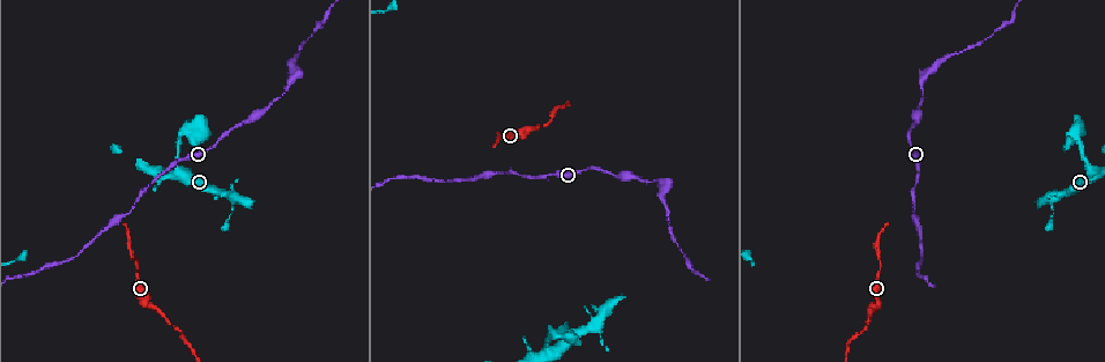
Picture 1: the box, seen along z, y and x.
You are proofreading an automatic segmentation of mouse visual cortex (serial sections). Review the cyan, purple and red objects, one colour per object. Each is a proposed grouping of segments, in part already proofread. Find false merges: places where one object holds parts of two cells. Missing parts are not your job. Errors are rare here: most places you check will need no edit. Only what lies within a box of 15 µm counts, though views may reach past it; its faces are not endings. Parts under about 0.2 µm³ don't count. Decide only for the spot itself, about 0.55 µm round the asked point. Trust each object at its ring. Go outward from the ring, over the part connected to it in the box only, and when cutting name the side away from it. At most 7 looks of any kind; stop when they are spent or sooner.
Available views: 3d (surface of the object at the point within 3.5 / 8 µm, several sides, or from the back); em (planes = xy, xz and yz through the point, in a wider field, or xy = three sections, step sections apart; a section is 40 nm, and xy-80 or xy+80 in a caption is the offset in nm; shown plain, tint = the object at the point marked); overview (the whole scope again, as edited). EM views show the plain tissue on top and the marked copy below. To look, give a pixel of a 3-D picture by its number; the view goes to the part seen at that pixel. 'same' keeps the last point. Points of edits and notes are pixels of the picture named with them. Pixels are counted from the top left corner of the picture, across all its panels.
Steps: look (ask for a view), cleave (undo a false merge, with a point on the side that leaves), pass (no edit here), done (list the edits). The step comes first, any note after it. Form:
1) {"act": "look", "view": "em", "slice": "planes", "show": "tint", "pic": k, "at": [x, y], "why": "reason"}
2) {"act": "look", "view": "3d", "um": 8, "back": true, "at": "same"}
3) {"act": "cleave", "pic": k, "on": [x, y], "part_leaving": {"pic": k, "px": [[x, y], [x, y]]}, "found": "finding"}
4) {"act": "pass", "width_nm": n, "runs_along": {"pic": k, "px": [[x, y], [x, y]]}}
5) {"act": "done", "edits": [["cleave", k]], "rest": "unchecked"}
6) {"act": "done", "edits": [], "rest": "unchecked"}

{"act": "look", "view": "3d", "um": 3.5, "pic": 1, "at": [296, 59], "why": "thick turns thin"}

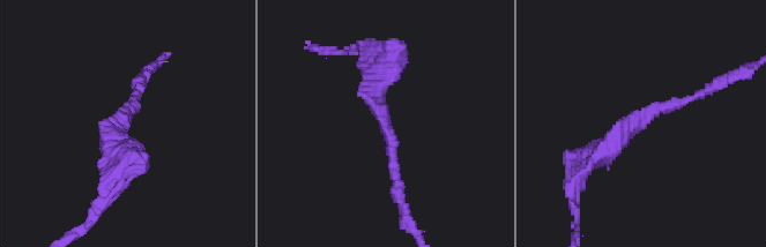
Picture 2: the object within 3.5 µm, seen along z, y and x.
{"act": "look", "view": "em", "slice": "xy", "step": 1, "show": "tint", "pic": 2, "at": [650, 115], "arm_widths_nm": [150, 300], "why": "need the tissue"}

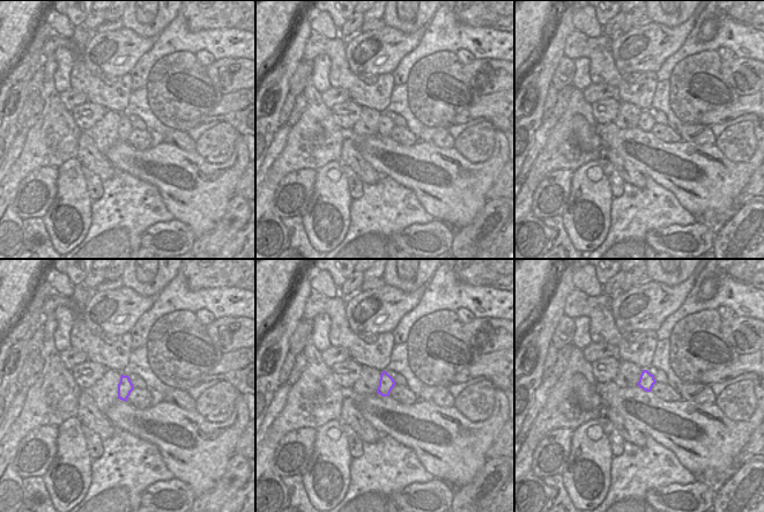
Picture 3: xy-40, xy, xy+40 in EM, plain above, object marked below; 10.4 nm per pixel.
{"act": "pass", "runs_along": {"pic": 2, "px": [[593, 156], [661, 106], [714, 84]]}, "found": "continuous, no second cell"}

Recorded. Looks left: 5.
{"act": "look", "view": "3d", "um": 3.5, "pic": 1, "at": [314, 33], "why": "narrows sharply"}

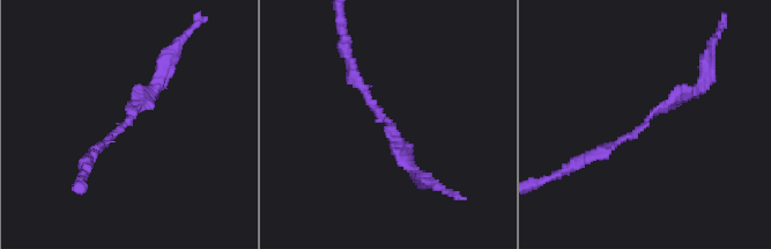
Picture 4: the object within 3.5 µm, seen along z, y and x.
{"act": "look", "view": "em", "slice": "xy", "step": 2, "show": "tint", "pic": 4, "at": [649, 121], "arm_widths_nm": [150, 150], "why": "need the tissue"}

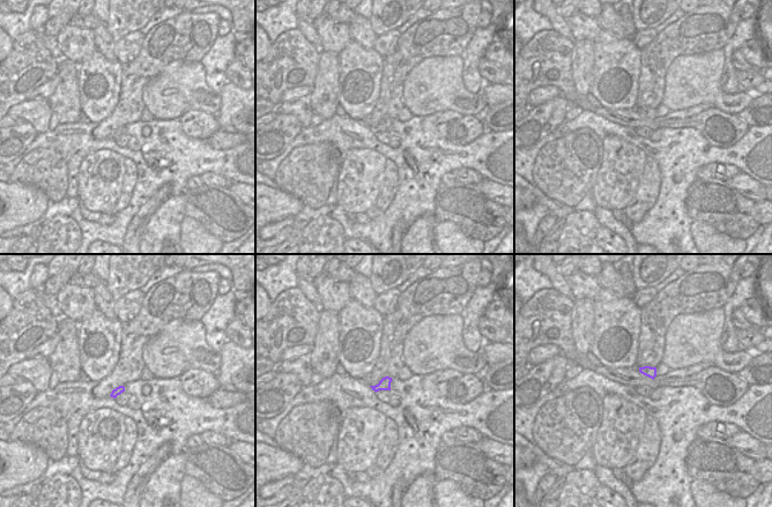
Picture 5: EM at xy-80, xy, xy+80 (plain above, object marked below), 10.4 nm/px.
{"act": "pass", "runs_along": {"pic": 4, "px": [[595, 154], [704, 80]]}, "found": "one cell here"}

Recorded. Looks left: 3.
{"act": "look", "view": "3d", "um": 3.5, "pic": 1, "at": [548, 351], "why": "side arm on a straight run"}

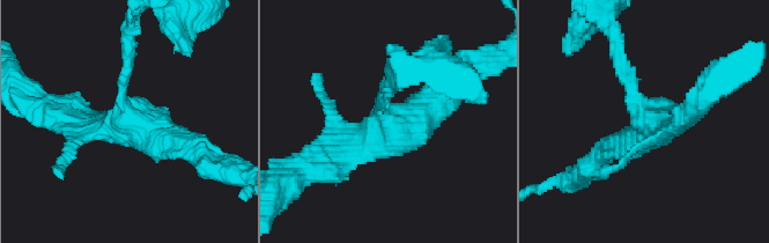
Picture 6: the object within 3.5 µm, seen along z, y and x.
{"act": "look", "view": "em", "slice": "xy", "step": 3, "show": "tint", "pic": 6, "at": [648, 118], "arms": 3, "arm_widths_nm": [200, 250, 350]}

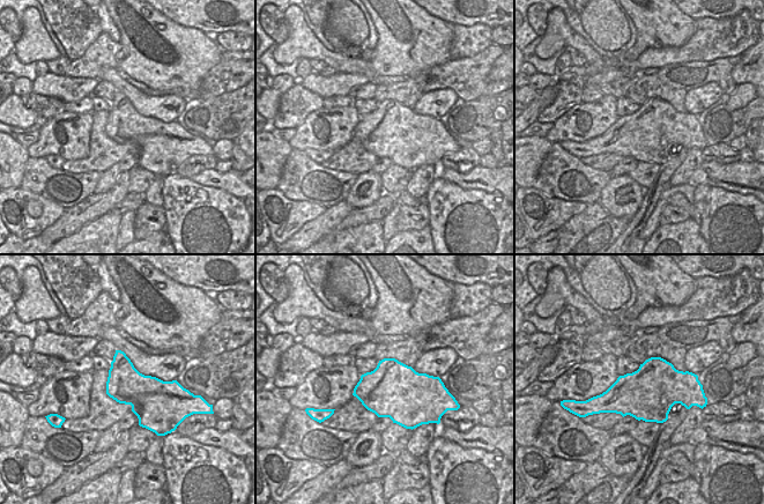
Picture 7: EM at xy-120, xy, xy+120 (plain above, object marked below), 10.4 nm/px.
{"act": "look", "view": "em", "slice": "xy", "step": 2, "show": "tint", "at": "same"}

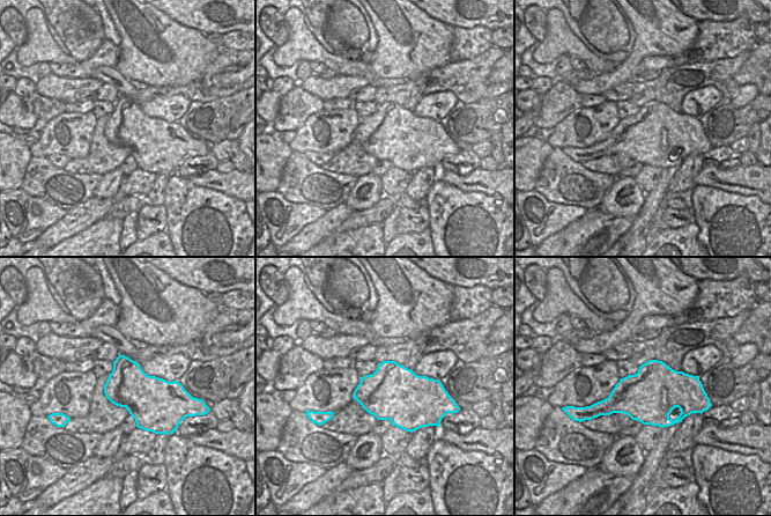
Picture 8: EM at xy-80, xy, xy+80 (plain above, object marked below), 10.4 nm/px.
{"act": "pass", "width_nm": 600, "runs_along": {"pic": 6, "px": [[192, 146], [124, 110], [127, 53]]}, "found": "one cell here"}

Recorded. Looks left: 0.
{"act": "done", "edits": [], "rest": "unchecked"}

